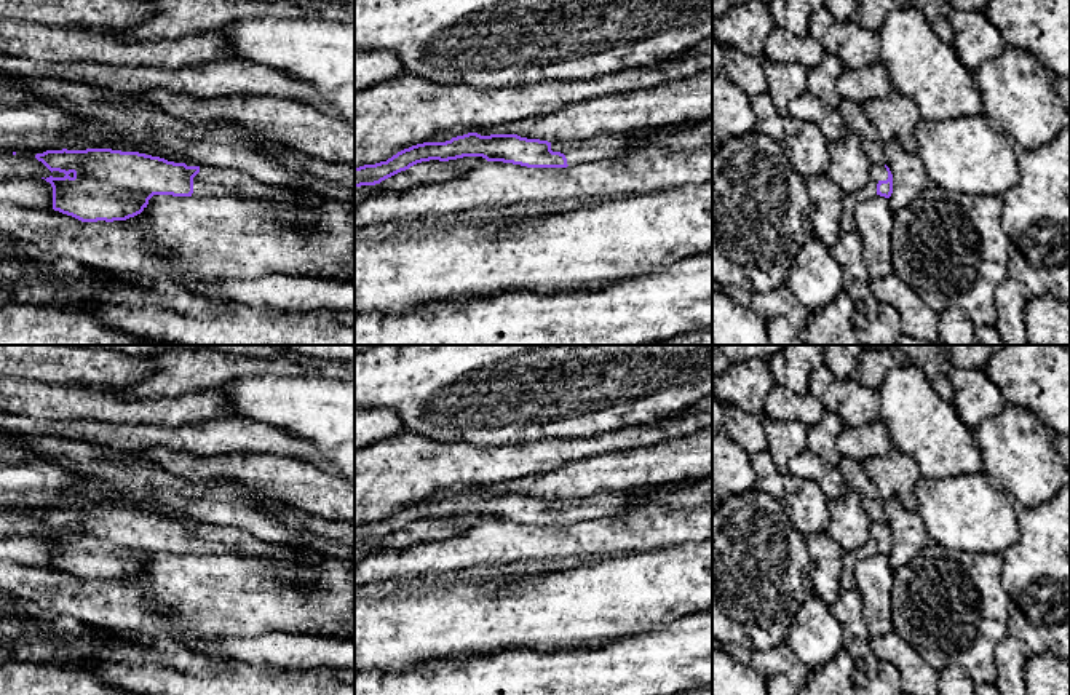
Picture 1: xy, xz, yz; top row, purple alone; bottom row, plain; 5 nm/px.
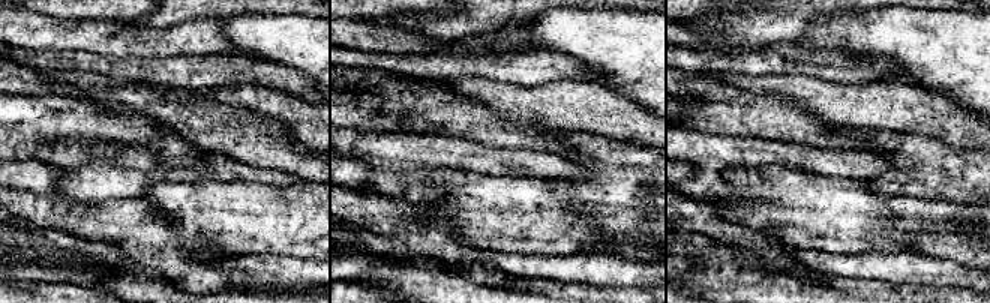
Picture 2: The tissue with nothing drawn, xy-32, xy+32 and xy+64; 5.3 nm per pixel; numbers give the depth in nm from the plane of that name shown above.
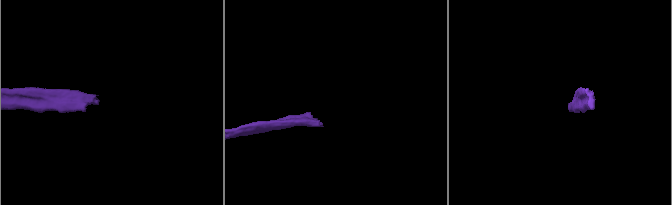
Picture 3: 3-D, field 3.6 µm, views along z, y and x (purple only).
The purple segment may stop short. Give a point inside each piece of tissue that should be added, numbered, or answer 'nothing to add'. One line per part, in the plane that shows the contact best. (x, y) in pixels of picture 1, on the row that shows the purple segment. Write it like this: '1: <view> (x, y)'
1: yz (850, 202)

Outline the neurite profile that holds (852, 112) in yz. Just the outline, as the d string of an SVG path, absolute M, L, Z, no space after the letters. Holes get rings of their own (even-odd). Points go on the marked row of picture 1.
M842 99L837 105L848 131L859 137L861 145L872 165L886 165L883 141L877 134L870 120L866 117L862 104L850 99Z

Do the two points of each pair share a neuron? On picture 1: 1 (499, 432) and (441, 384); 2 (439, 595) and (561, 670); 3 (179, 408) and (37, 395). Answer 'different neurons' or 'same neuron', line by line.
1: same neuron
2: different neurons
3: same neuron

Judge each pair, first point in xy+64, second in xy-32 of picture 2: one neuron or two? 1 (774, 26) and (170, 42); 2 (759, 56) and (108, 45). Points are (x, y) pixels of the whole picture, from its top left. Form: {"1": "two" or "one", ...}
{"1": "two", "2": "two"}

